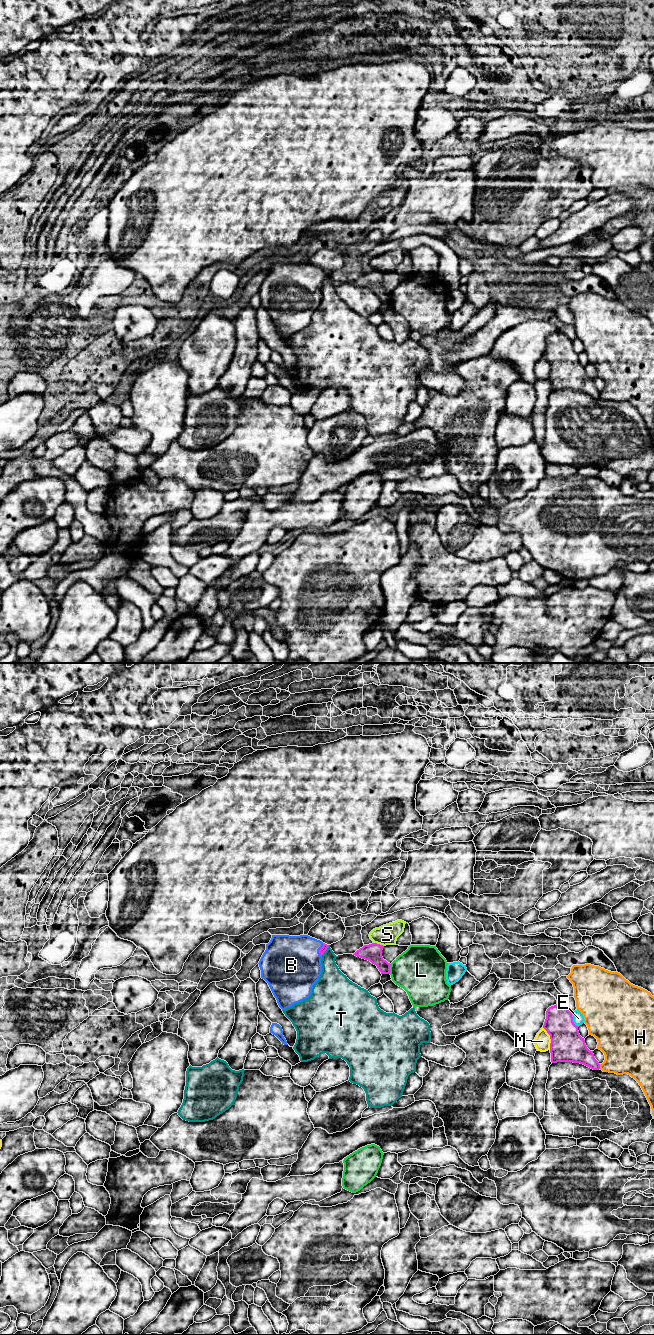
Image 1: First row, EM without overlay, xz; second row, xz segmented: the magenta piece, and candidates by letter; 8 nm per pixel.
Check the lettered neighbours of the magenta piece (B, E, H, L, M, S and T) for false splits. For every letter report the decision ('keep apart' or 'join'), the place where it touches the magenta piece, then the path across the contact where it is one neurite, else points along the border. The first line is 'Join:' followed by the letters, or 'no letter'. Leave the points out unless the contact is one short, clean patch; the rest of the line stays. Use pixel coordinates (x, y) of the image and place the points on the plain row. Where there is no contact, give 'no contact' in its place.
Join: B
B: join; contact xz (319, 278); way xz (325, 274), (319, 278), (309, 278), (292, 293)
E: keep apart; contact xz (572, 348)
H: keep apart; contact xz (599, 394)
L: keep apart; contact xz (389, 297)
M: keep apart; contact xz (550, 366)
S: keep apart; contact xz (379, 272)
T: keep apart; contact xz (326, 277); border xz (329, 273), (321, 283)

